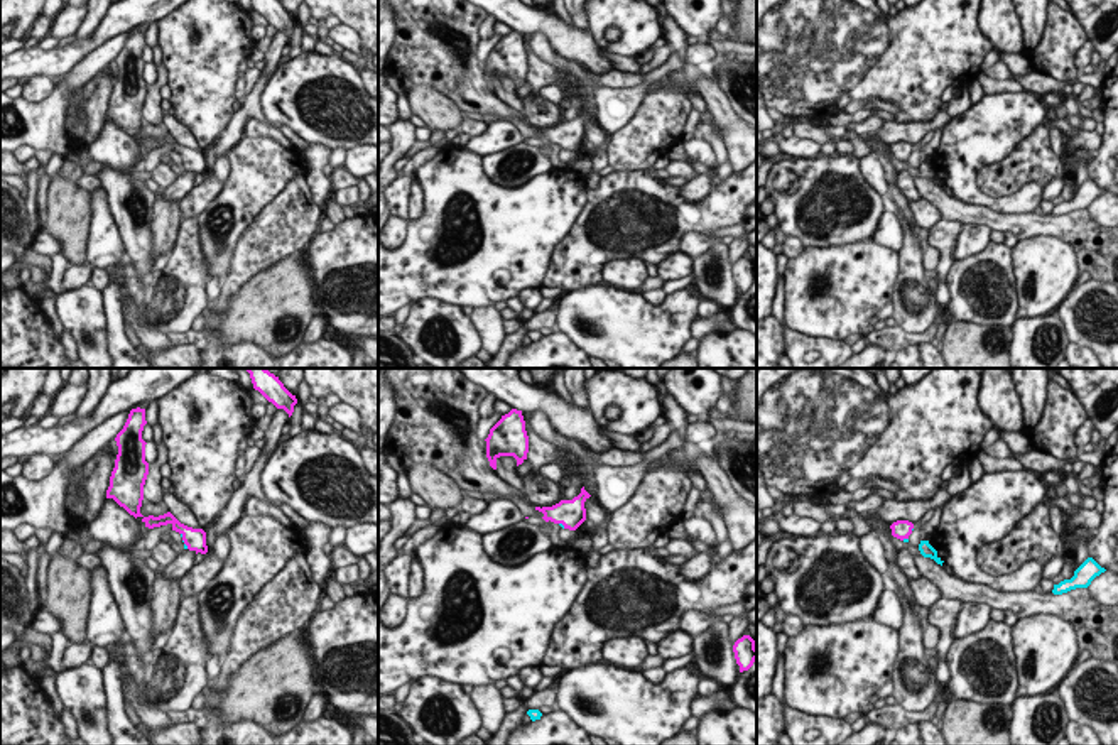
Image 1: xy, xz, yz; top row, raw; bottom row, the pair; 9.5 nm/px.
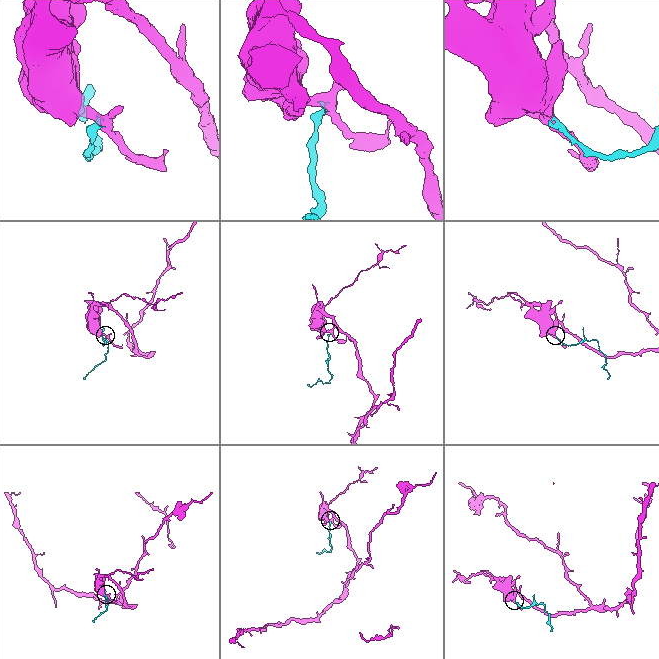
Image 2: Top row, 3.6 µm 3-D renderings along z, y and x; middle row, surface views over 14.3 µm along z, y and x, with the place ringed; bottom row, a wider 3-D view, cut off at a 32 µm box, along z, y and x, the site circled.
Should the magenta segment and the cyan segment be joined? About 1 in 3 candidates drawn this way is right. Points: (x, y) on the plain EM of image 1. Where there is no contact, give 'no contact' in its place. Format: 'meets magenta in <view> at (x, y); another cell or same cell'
meets magenta in xy at (184, 164); same cell

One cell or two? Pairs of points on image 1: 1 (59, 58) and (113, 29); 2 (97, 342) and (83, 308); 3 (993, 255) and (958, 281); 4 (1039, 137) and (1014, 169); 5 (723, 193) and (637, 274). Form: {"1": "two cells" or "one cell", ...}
{"1": "one cell", "2": "one cell", "3": "one cell", "4": "one cell", "5": "two cells"}

